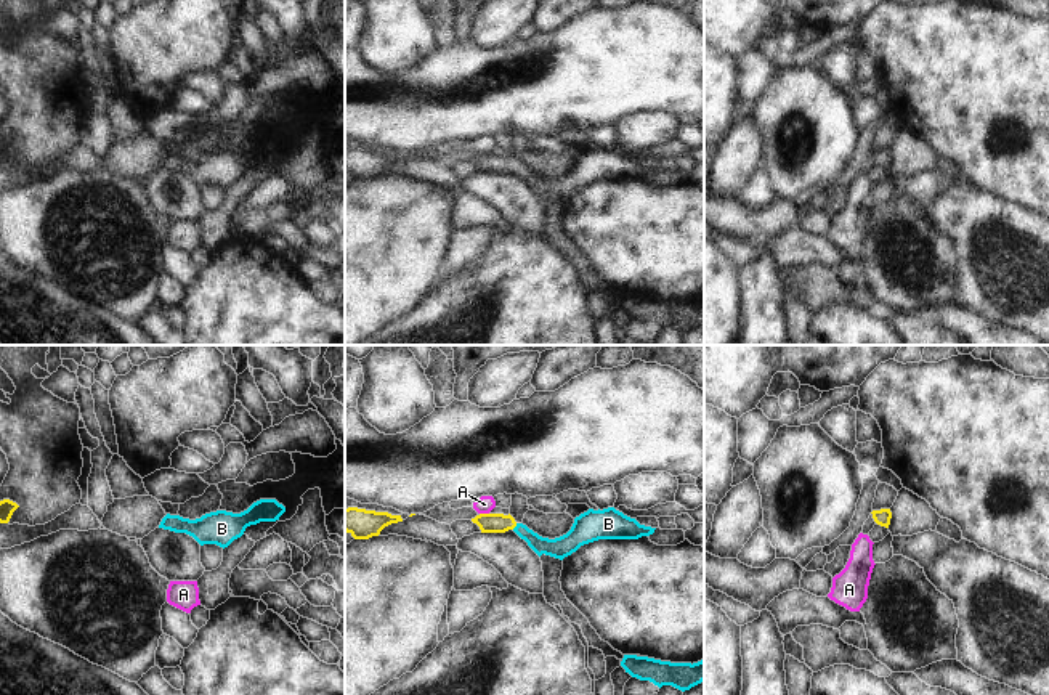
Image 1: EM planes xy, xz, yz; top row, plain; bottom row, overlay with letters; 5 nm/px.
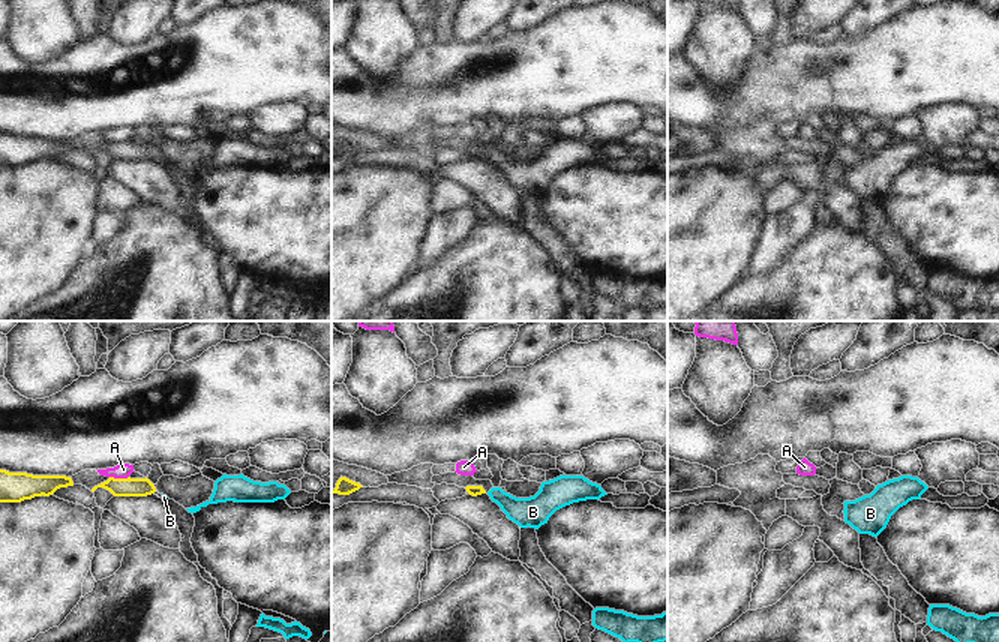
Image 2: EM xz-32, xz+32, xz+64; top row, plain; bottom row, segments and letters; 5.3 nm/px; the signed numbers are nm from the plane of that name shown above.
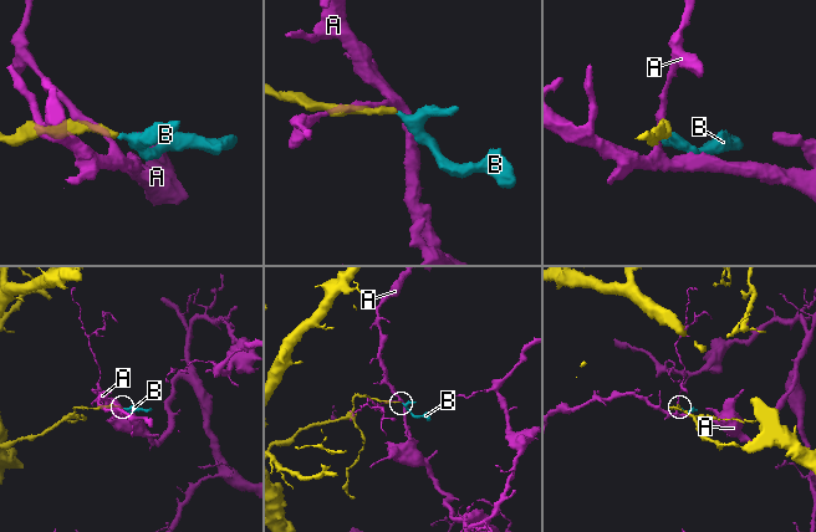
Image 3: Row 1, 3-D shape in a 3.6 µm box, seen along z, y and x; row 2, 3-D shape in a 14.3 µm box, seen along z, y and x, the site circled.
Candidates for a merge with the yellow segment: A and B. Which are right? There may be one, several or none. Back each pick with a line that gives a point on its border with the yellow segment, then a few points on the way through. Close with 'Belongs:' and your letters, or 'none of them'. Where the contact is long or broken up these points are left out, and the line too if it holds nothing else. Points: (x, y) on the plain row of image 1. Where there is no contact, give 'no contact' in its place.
B: xz (514, 167) | across xz (488, 162), (514, 167), (539, 185), (558, 188)
Belongs: B

